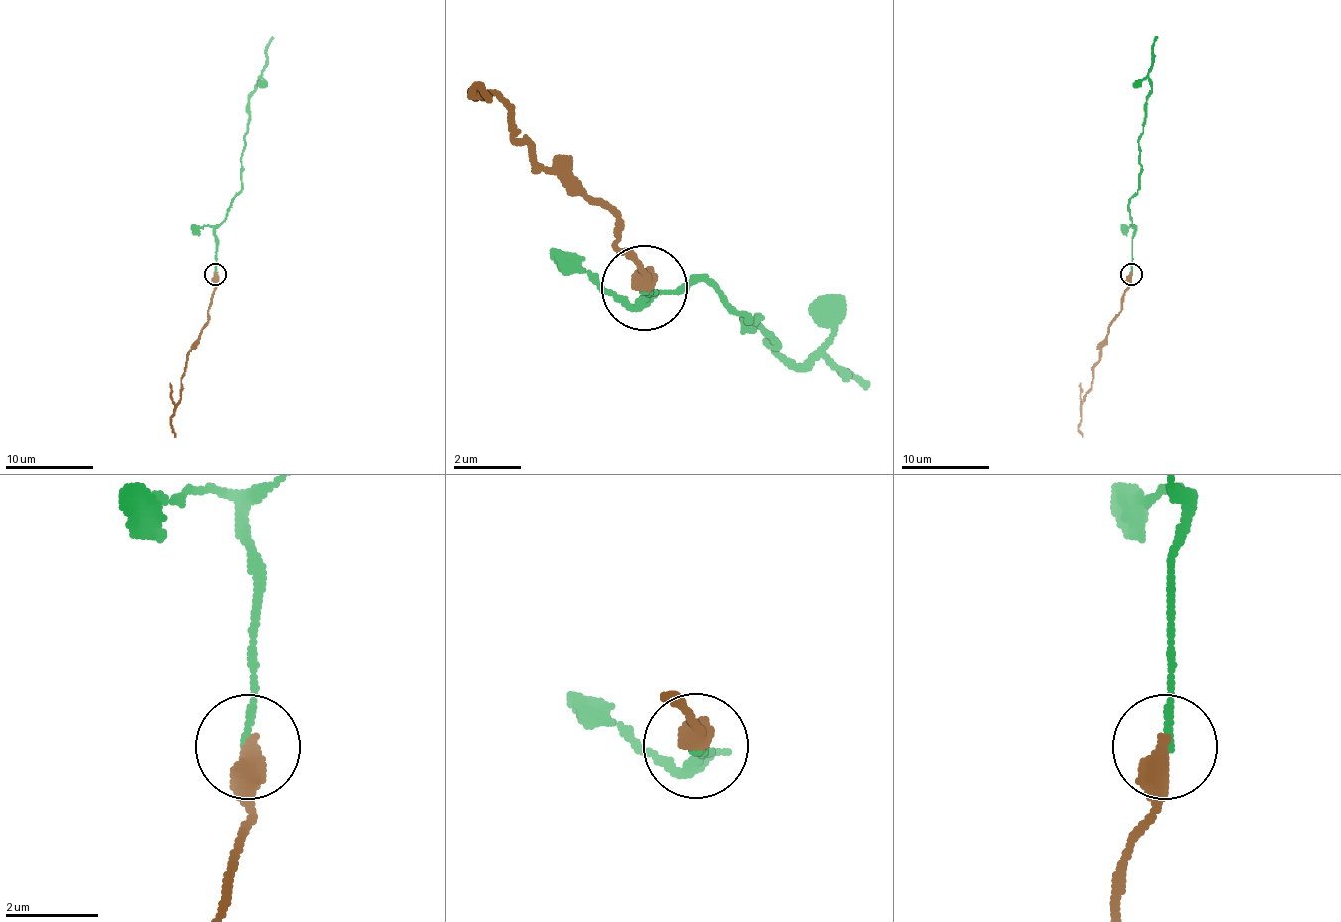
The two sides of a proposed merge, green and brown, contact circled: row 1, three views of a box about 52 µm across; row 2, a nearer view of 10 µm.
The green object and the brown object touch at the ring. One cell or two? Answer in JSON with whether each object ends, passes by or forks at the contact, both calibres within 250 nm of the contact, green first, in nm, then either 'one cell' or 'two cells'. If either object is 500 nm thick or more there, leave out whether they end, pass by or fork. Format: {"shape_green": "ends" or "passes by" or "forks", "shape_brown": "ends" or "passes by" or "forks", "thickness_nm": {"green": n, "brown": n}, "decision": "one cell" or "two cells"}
{"shape_green": "ends", "shape_brown": "ends", "thickness_nm": {"green": 170, "brown": 480}, "decision": "two cells"}

